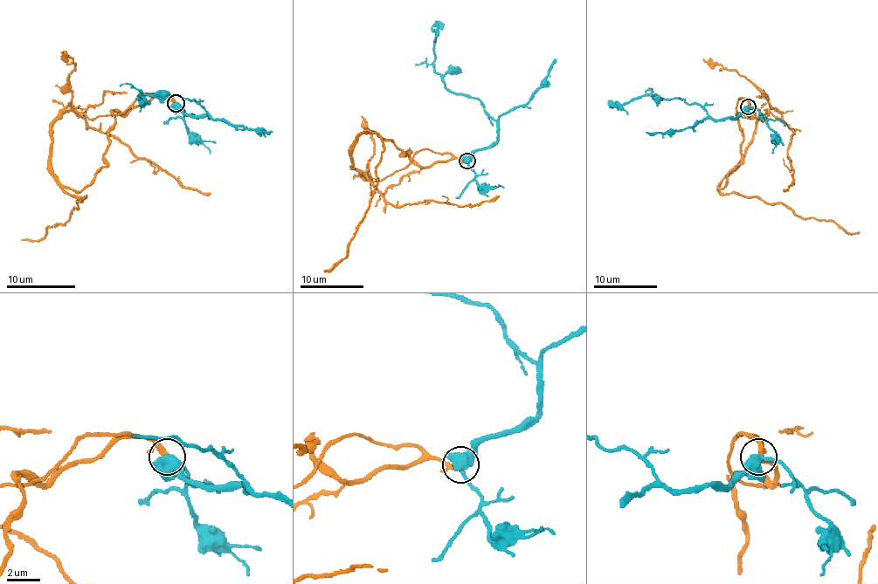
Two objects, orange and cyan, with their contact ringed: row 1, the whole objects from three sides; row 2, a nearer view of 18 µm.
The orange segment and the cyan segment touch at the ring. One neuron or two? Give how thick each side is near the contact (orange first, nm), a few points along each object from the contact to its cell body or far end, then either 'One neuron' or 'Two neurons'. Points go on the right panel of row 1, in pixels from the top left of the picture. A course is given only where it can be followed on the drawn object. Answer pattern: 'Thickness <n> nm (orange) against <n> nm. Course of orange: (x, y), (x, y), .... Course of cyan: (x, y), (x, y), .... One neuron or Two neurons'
Thickness 200 nm (orange) against 480 nm. Course of orange: (747, 106), (746, 99), (754, 115), (738, 115), (739, 164), (720, 193), (758, 195), (857, 234). Course of cyan: (747, 106), (735, 118), (714, 120), (700, 106), (680, 99), (638, 96), (621, 104), (607, 100). One neuron

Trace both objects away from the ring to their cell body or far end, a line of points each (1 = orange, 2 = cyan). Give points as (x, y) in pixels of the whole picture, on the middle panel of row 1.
1: (467, 160), (421, 167), (409, 151), (400, 154), (376, 133), (383, 152), (373, 196), (348, 254), (324, 270)
2: (467, 160), (498, 140), (498, 127), (485, 106), (475, 98), (452, 93), (435, 71), (435, 20)

